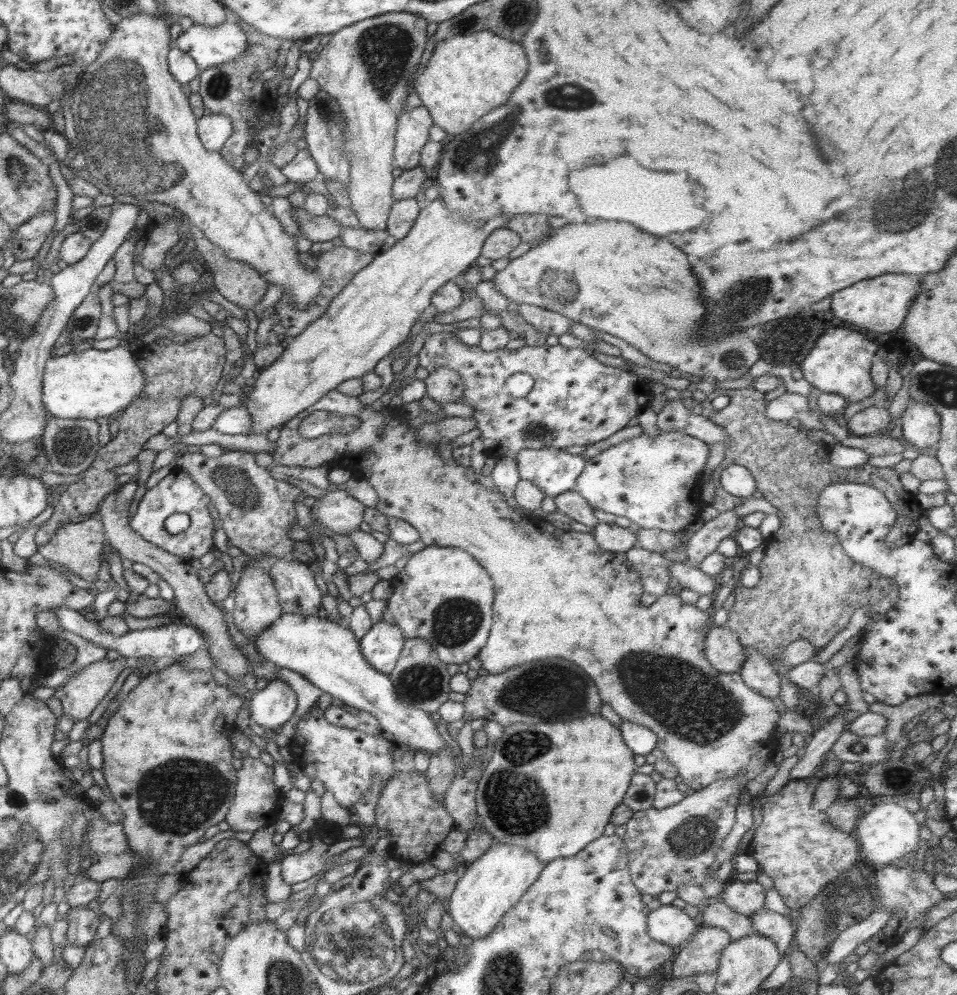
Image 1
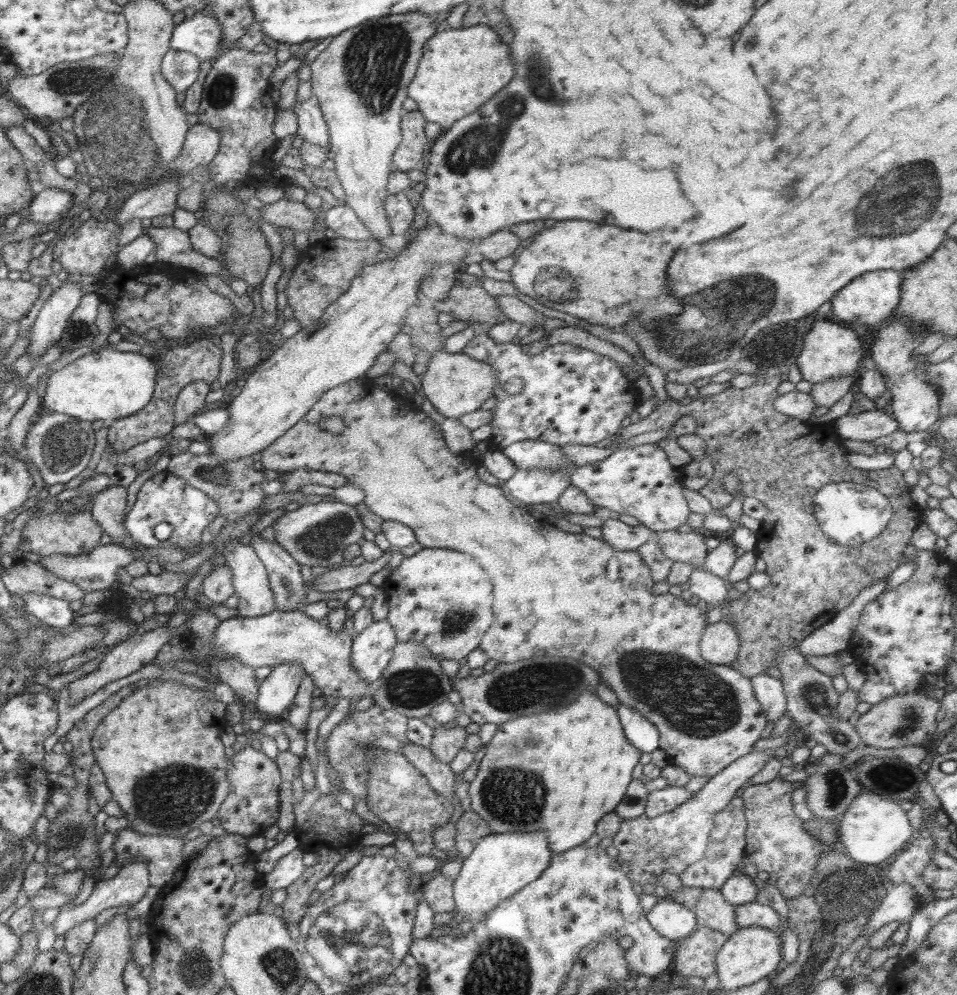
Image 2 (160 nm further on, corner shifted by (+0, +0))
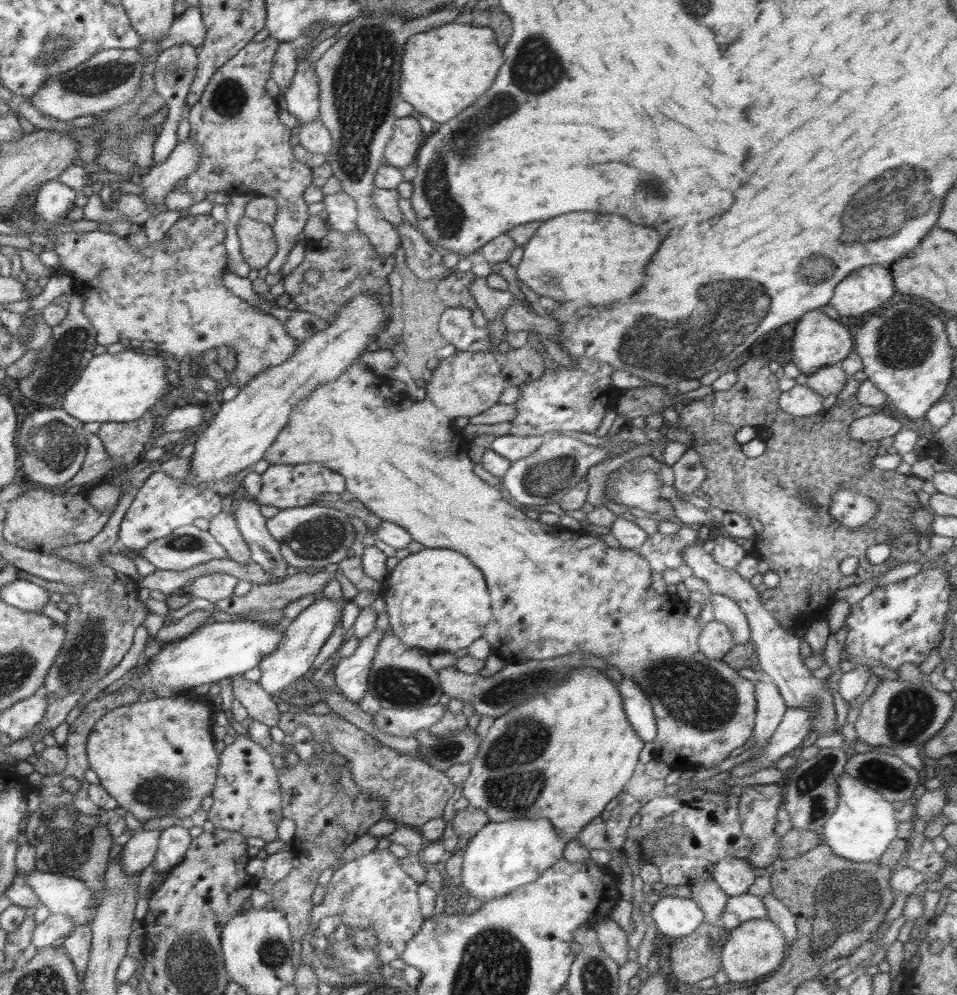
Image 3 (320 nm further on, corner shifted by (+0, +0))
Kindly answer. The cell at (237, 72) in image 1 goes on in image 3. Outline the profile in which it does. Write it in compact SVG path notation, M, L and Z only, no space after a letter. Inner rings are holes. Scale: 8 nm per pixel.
M272 36L246 44L230 60L226 61L212 76L206 85L200 100L190 110L186 110L186 117L190 123L189 138L201 146L201 157L196 172L186 178L186 182L177 189L172 189L165 198L164 210L182 210L206 198L212 197L216 192L226 192L229 196L235 194L253 193L257 196L273 198L276 201L277 215L272 224L277 242L277 253L266 265L270 274L276 274L286 262L292 247L297 243L296 238L303 232L308 220L308 205L303 194L306 188L313 184L311 168L298 162L290 143L291 129L280 122L277 100L270 97L264 89L266 81L271 78L274 55L279 42Z

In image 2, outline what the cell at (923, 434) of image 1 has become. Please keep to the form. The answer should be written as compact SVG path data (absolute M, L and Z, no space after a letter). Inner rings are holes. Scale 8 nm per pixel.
M894 320L886 326L881 326L868 352L875 362L875 368L884 377L887 390L892 395L892 402L890 402L892 416L896 416L898 428L906 433L933 429L939 420L940 396L936 392L936 386L928 384L924 377L924 371L929 366L929 362L925 362L926 355L916 355L915 357L912 355L914 349L922 344L923 339L918 332L912 332L910 328L906 328L906 324Z

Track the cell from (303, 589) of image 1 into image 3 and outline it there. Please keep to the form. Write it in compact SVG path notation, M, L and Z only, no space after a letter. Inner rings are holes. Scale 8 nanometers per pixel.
M242 491L236 496L234 506L235 522L250 549L251 560L264 567L275 578L273 582L286 578L289 564L280 552L279 542L267 530L267 519L261 514L260 504Z

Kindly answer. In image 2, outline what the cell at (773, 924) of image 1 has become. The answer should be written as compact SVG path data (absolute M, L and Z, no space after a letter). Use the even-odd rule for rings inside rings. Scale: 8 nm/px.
M756 901L736 907L735 914L738 927L766 928L766 930L772 930L777 935L780 932L780 924L783 921L783 918L770 906L764 906Z

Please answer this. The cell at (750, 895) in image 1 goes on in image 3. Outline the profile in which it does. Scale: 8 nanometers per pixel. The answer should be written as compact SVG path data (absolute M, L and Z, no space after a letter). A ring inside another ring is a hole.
M726 857L716 864L712 877L716 885L728 897L740 896L740 894L749 893L755 881L753 869L748 860Z

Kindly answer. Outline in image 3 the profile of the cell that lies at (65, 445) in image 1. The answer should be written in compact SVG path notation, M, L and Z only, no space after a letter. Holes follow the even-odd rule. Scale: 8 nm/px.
M62 409L32 412L22 422L16 446L22 478L37 487L60 486L70 482L80 471L88 452L88 434L84 423Z

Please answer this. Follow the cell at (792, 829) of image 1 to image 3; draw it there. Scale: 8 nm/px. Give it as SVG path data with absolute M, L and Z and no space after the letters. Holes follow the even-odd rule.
M778 783L748 785L738 790L741 829L753 842L752 853L747 859L753 868L766 869L780 858L779 838L781 836L775 833L775 824L778 811L783 804L782 791L782 787Z

